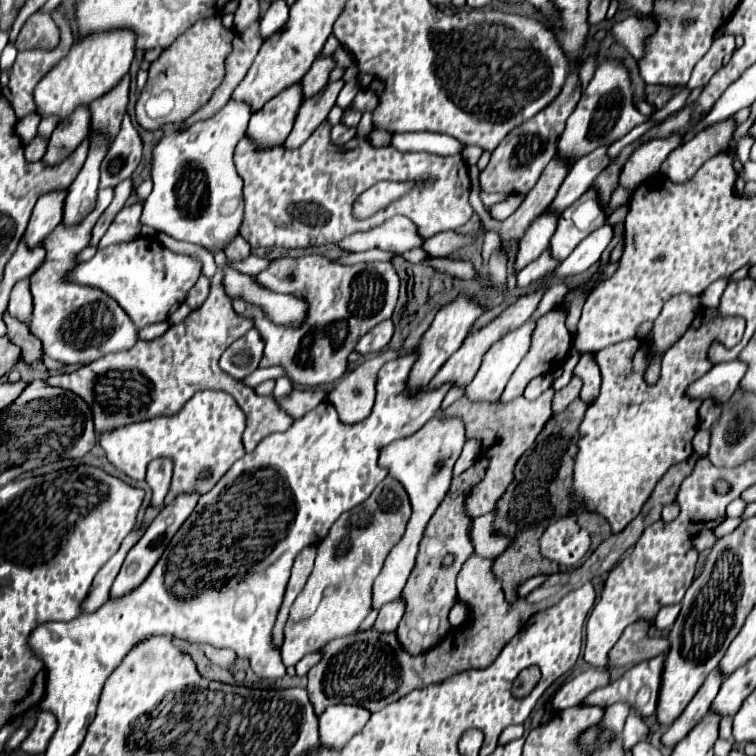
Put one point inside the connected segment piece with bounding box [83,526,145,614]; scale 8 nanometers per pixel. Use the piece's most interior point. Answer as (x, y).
(101, 587)

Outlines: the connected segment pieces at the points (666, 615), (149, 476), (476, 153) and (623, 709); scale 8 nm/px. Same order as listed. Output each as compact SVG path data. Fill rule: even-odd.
M679 604L661 608L659 614L657 614L657 622L655 622L655 626L657 626L659 630L663 630L663 628L671 628L673 622L675 622L675 618L677 618L677 614L679 614L679 610L681 610Z
M155 459L147 466L145 481L153 490L153 496L151 496L151 504L153 506L161 506L163 504L163 498L169 492L172 476L173 462L171 459Z
M463 146L463 150L461 150L461 156L469 166L475 166L477 160L481 158L481 154L483 154L481 146Z
M615 702L615 704L607 706L605 708L605 718L603 718L601 726L611 730L611 732L615 732L615 734L621 734L629 710L631 710L631 706L627 706L625 702Z

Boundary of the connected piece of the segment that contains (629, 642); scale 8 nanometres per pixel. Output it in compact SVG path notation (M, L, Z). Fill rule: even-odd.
M635 622L631 624L619 642L613 646L609 654L611 666L625 666L625 664L639 664L645 660L651 660L659 654L667 654L671 648L669 640L653 640L647 636L647 624Z

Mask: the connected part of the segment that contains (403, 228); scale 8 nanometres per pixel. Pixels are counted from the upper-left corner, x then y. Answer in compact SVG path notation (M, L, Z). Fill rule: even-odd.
M395 216L367 232L349 234L343 242L337 242L337 246L345 252L365 252L371 248L379 248L399 254L411 248L419 248L421 244L423 238L419 238L415 224L403 216Z

